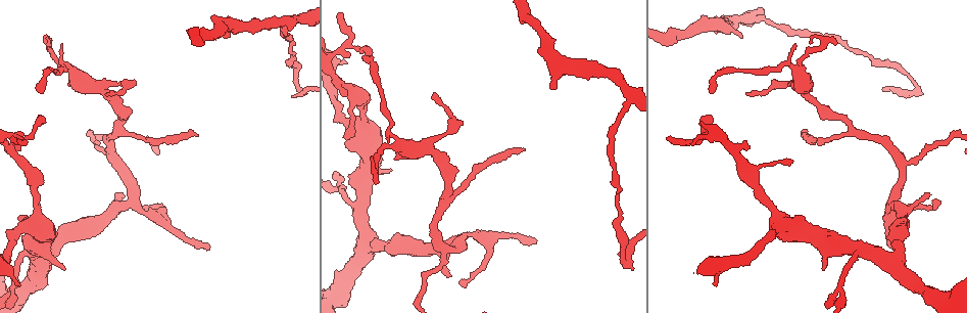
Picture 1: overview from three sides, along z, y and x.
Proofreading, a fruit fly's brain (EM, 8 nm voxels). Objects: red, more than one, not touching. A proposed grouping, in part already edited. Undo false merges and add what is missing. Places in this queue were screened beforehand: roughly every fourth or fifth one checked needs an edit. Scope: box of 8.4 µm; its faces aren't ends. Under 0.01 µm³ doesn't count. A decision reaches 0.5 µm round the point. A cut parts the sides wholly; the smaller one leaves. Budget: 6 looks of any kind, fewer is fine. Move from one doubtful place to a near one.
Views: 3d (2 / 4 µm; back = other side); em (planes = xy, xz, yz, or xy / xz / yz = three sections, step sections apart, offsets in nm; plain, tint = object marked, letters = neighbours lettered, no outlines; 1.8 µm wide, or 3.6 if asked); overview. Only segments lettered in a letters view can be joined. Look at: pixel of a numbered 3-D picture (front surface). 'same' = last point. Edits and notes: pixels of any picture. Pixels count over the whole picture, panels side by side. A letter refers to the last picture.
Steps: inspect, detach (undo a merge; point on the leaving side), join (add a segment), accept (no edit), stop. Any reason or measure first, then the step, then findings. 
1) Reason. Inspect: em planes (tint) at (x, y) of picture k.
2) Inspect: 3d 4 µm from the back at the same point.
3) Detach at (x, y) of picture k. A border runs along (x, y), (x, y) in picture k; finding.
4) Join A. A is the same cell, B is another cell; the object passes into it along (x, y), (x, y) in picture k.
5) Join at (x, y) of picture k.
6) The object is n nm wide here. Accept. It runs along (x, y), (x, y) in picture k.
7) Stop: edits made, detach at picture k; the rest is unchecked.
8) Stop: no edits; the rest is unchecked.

Branch point. Inspect: 3d 4 µm at (750, 175) of picture 1.

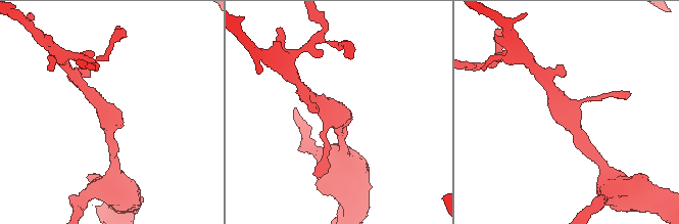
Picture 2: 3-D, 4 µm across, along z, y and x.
Now the EM. Inspect: em planes (plain) at (107, 111) of picture 2.

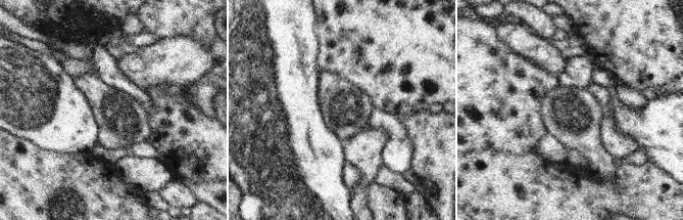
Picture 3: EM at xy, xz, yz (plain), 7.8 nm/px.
What lies round it. Inspect: em planes (letters) at the same point.

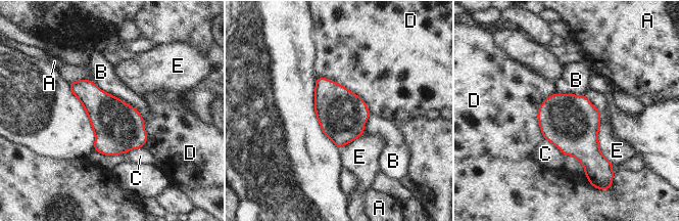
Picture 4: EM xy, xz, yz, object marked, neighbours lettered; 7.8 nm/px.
Accept. A, B, C, D and E are other cells; a border runs along (91, 81), (131, 104), (142, 117) in picture 4; all the same cell.

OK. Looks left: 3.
Thin end. Inspect: em planes (letters) at (890, 245) of picture 1.

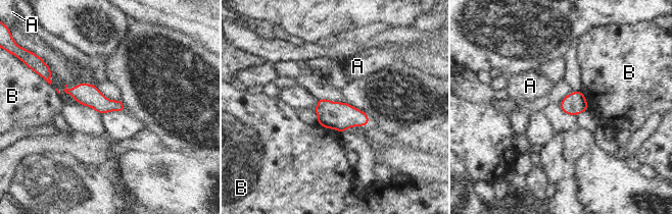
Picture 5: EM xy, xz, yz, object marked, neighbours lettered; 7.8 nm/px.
Accept. A and B are other cells; a border runs along (79, 83), (95, 86) in picture 5; none of them fits.

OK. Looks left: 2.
Stop: no edits; the rest is unchecked.

